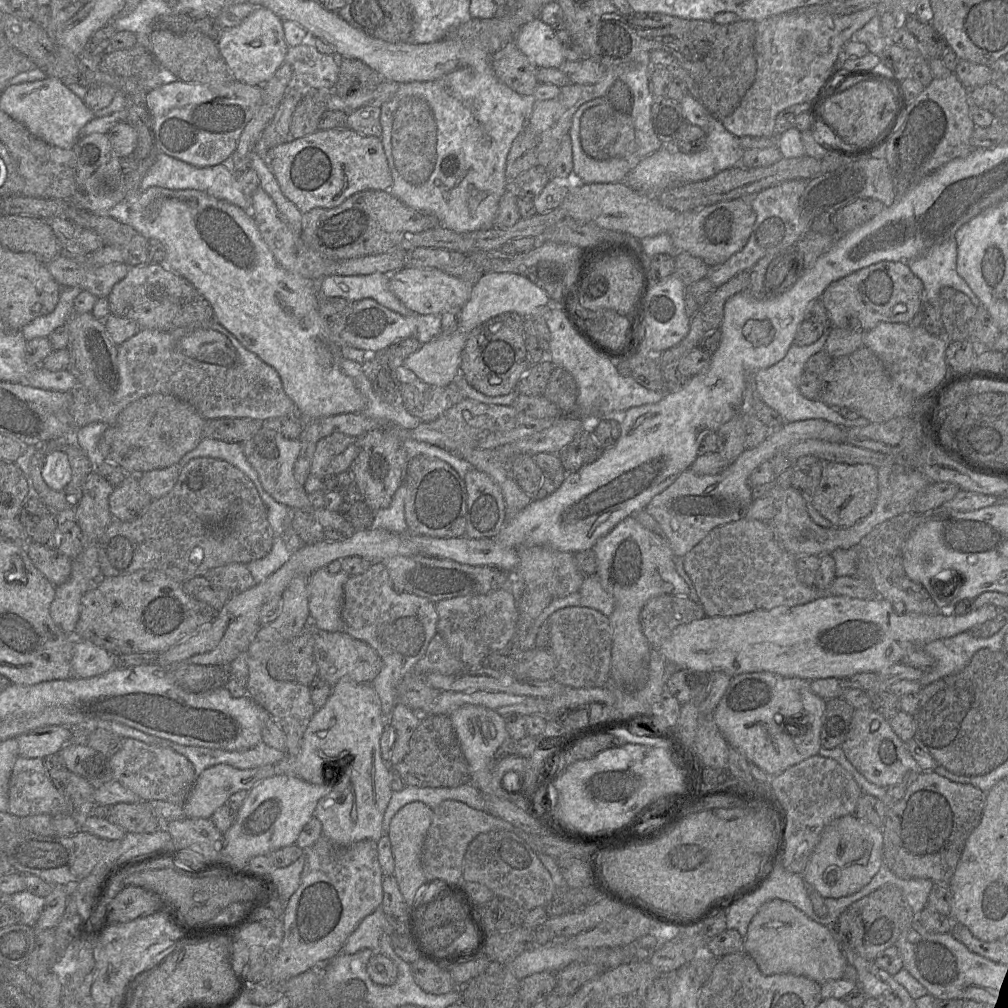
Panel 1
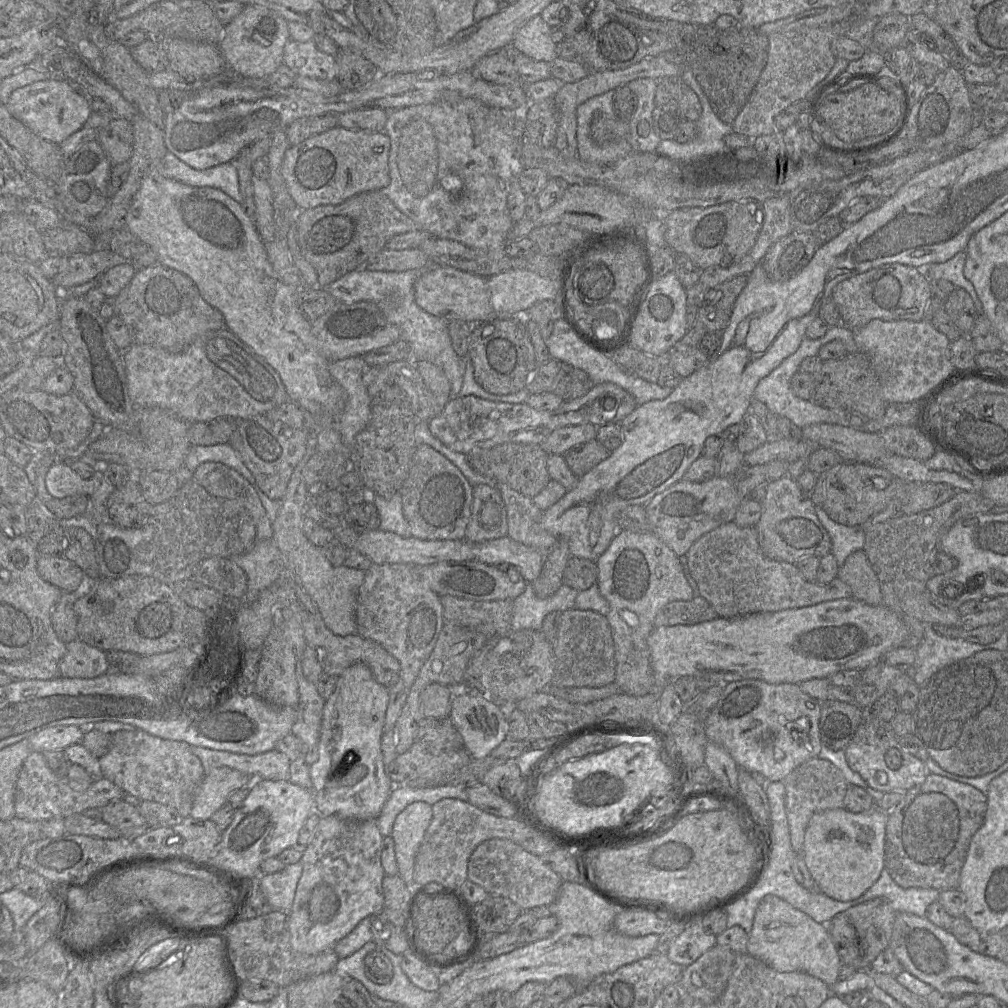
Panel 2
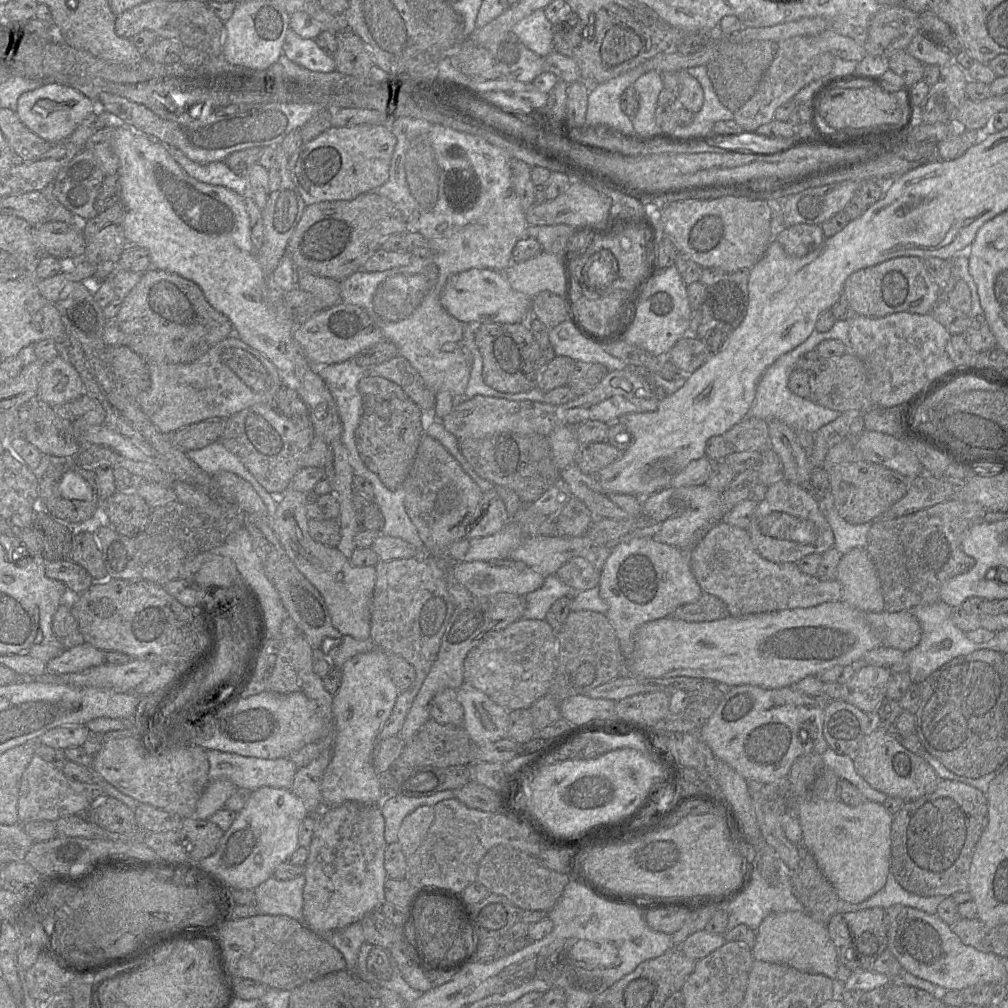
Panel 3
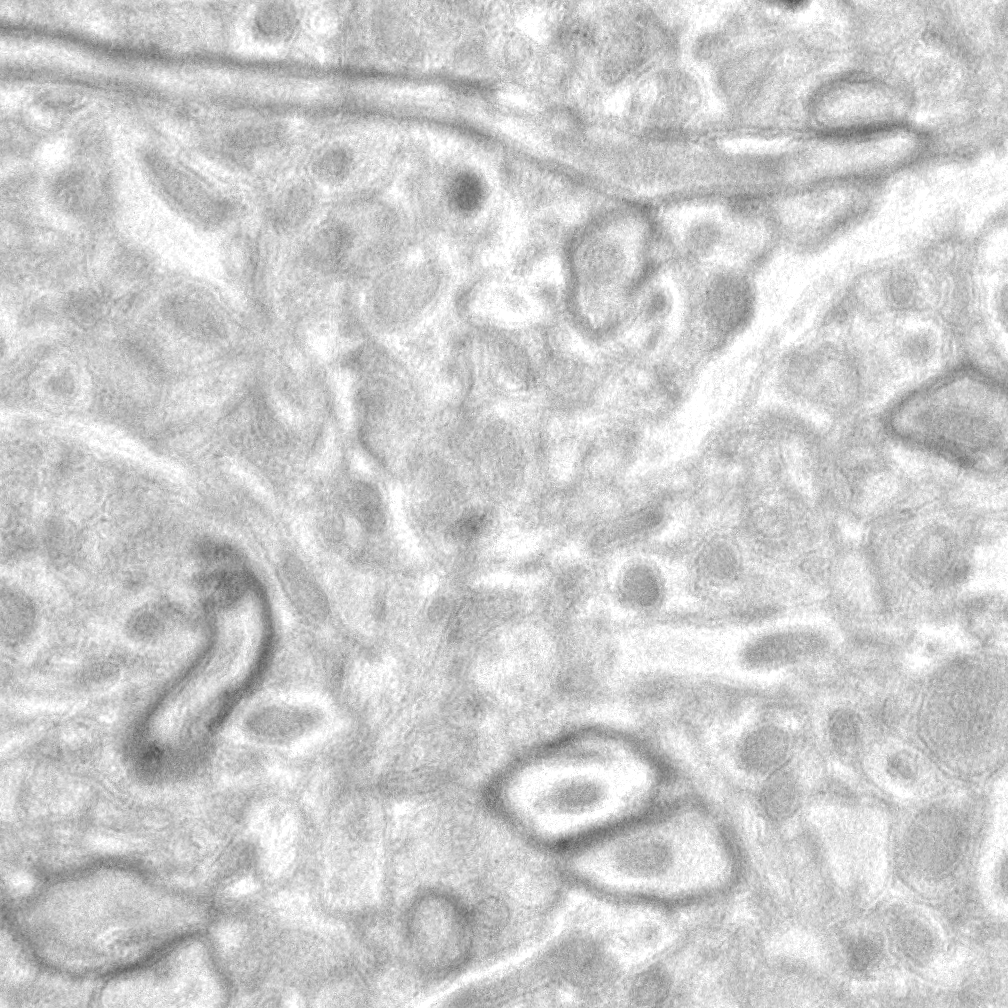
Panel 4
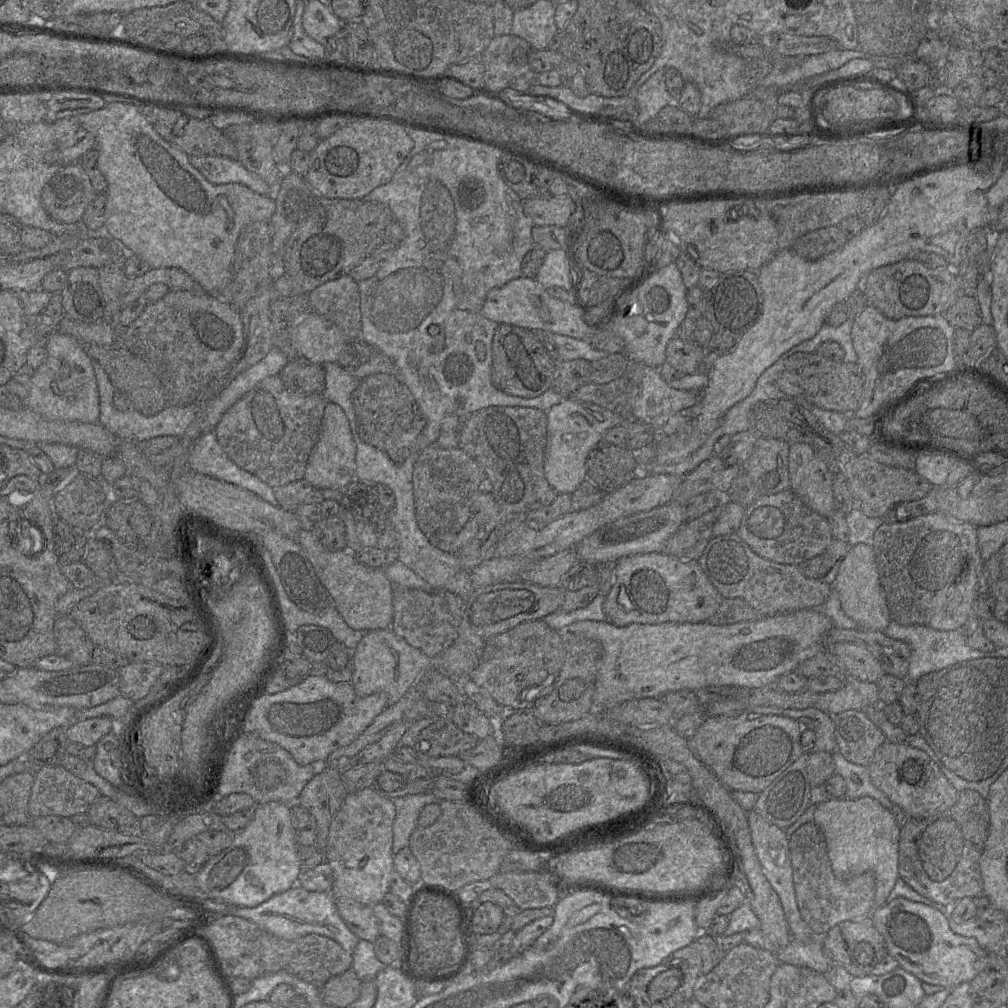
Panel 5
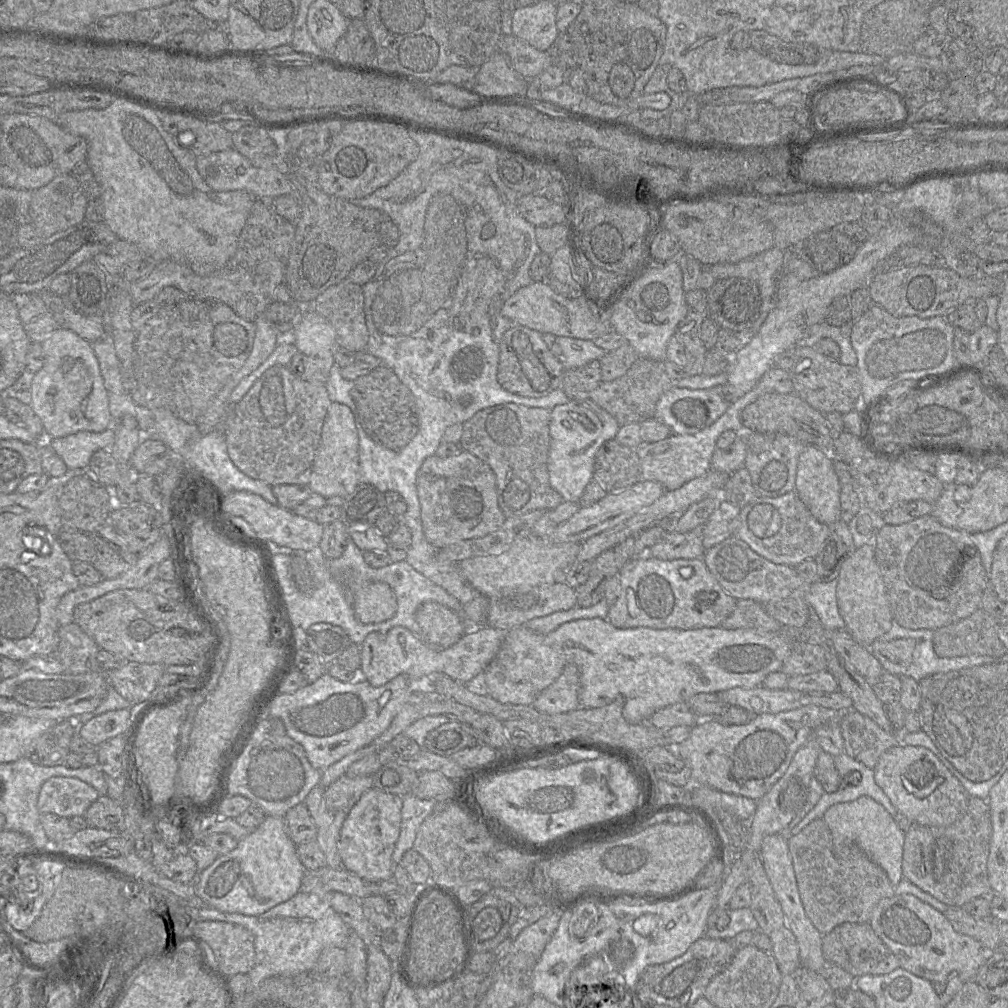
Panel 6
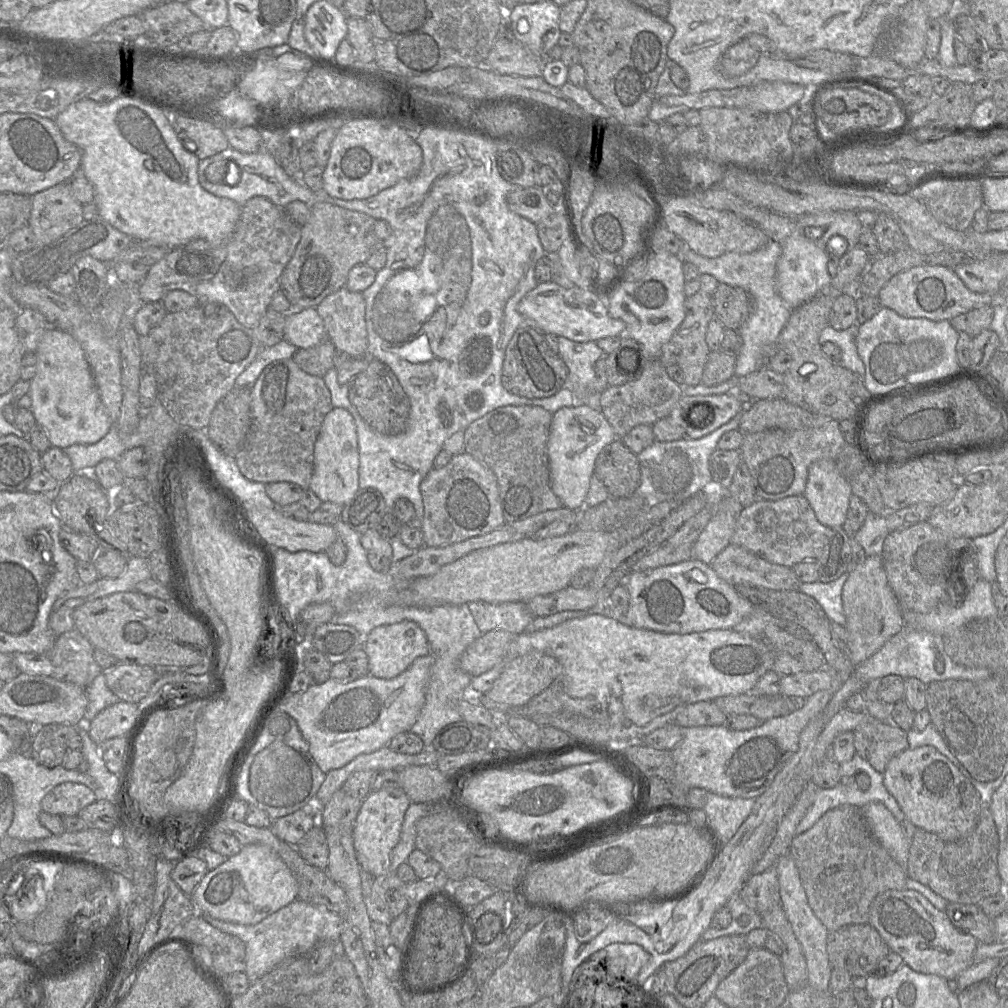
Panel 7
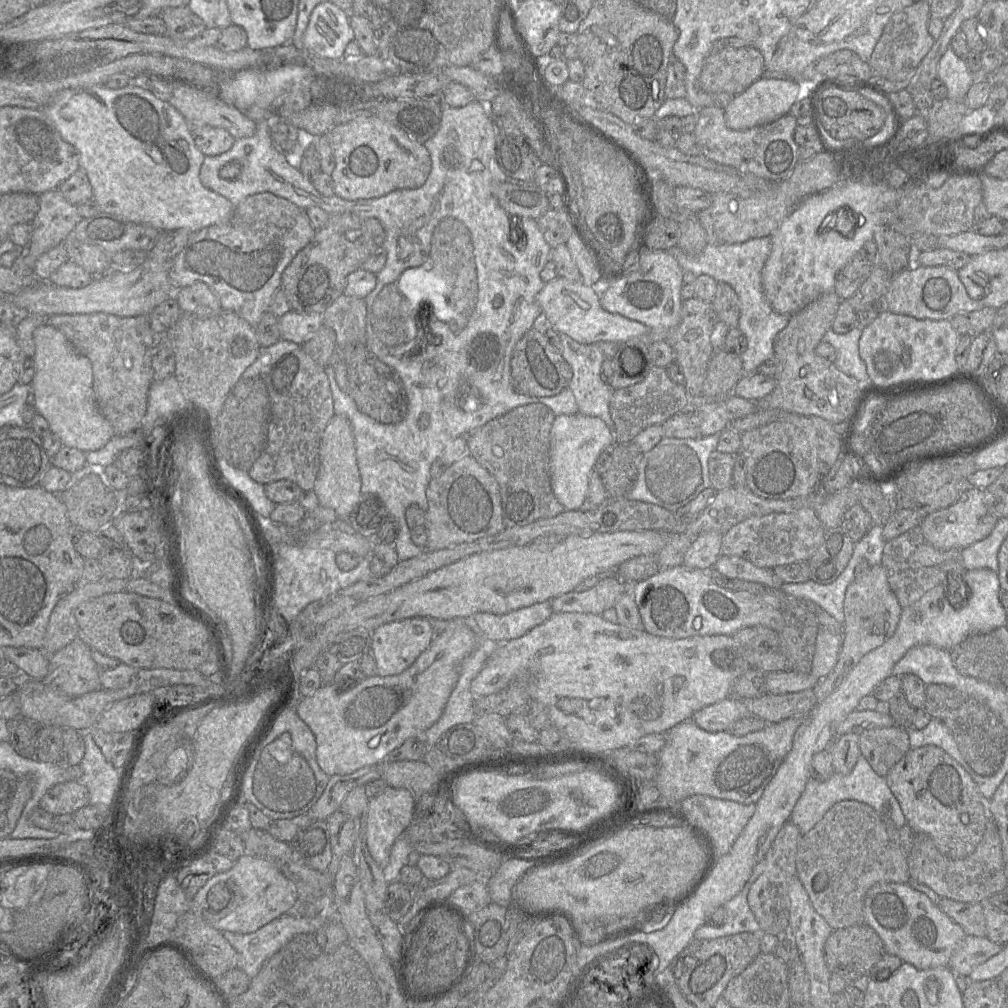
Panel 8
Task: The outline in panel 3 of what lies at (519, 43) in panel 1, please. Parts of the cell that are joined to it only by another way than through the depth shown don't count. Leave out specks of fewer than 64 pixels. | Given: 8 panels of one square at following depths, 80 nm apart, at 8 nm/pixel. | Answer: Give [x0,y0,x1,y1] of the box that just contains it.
[512,9,554,58]

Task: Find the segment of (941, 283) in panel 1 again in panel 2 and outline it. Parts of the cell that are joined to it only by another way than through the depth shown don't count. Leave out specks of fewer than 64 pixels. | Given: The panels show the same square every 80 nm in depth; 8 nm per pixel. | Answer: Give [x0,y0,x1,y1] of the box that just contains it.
[917,251,984,315]

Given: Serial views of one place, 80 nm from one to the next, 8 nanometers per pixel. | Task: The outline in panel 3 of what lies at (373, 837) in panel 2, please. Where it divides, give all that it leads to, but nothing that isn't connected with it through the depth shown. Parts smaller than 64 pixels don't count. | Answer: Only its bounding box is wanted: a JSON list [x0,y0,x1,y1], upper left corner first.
[303,802,388,934]

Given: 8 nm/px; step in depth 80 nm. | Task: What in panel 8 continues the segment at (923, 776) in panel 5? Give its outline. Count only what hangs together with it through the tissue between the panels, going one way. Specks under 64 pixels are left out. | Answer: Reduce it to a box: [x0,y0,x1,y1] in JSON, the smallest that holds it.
[885,745,988,859]

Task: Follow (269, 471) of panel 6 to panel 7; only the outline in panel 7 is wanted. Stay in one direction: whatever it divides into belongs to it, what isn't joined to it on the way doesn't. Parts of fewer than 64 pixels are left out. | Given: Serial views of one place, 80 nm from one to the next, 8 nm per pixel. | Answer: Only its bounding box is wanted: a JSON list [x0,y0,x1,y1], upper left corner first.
[235,359,334,488]

